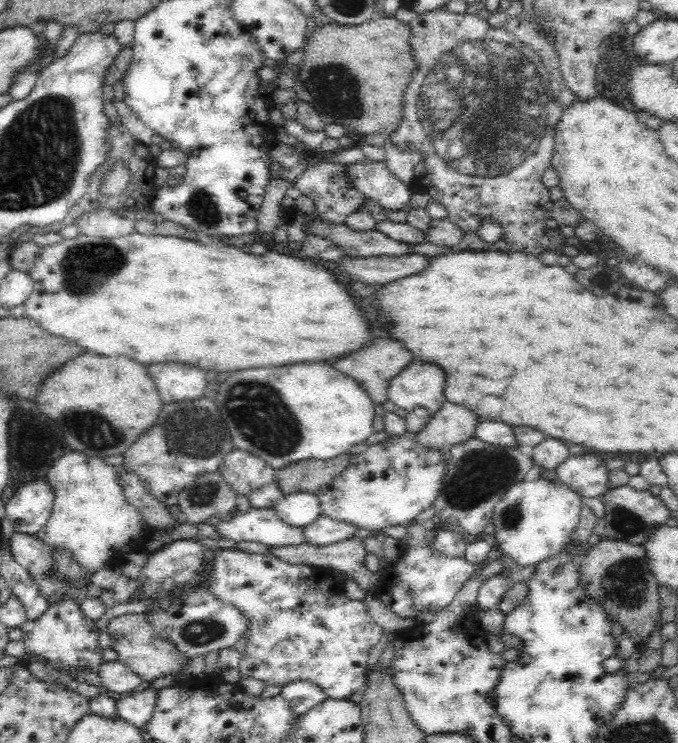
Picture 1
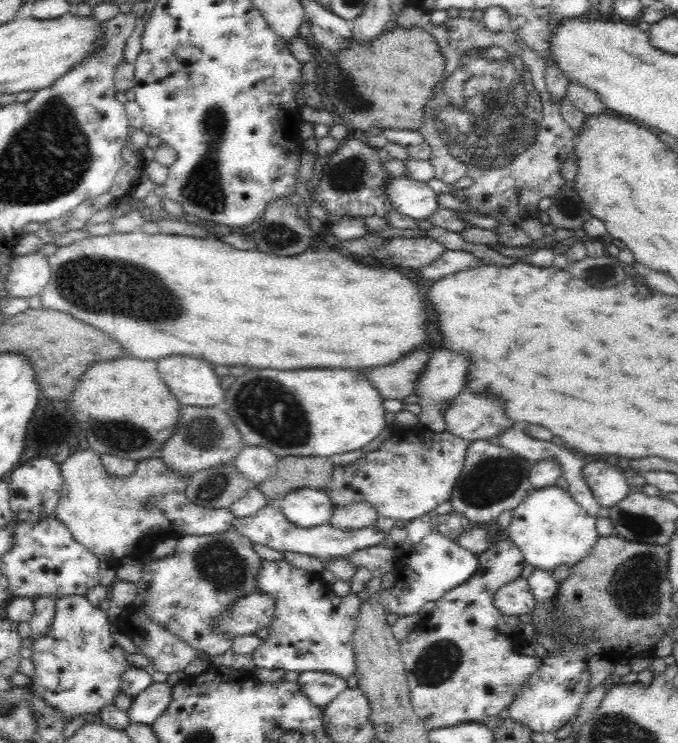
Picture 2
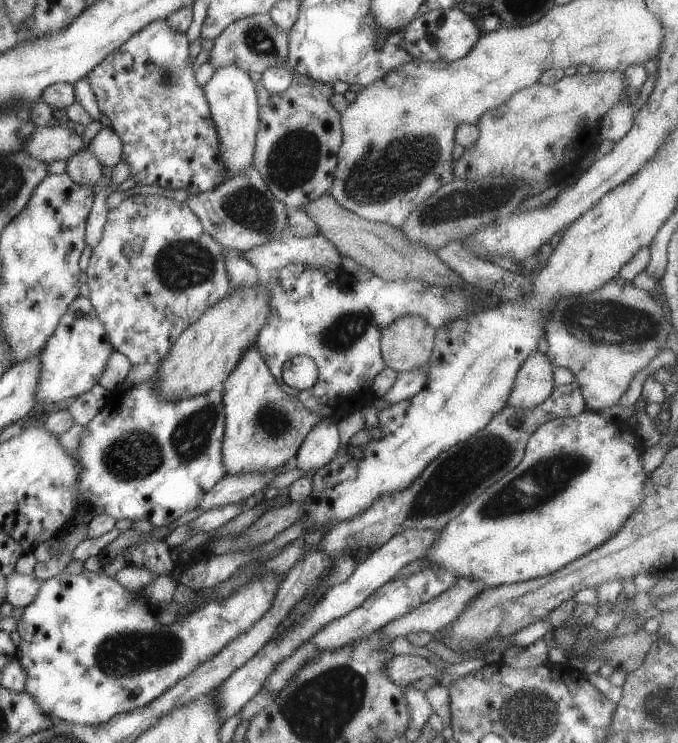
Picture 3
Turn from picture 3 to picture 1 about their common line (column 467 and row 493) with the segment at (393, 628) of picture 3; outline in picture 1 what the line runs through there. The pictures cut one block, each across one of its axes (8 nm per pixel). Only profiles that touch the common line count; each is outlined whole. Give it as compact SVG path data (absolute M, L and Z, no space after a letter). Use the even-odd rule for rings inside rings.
M596 454L568 456L555 468L556 478L574 489L581 497L596 498L608 489L606 462Z

